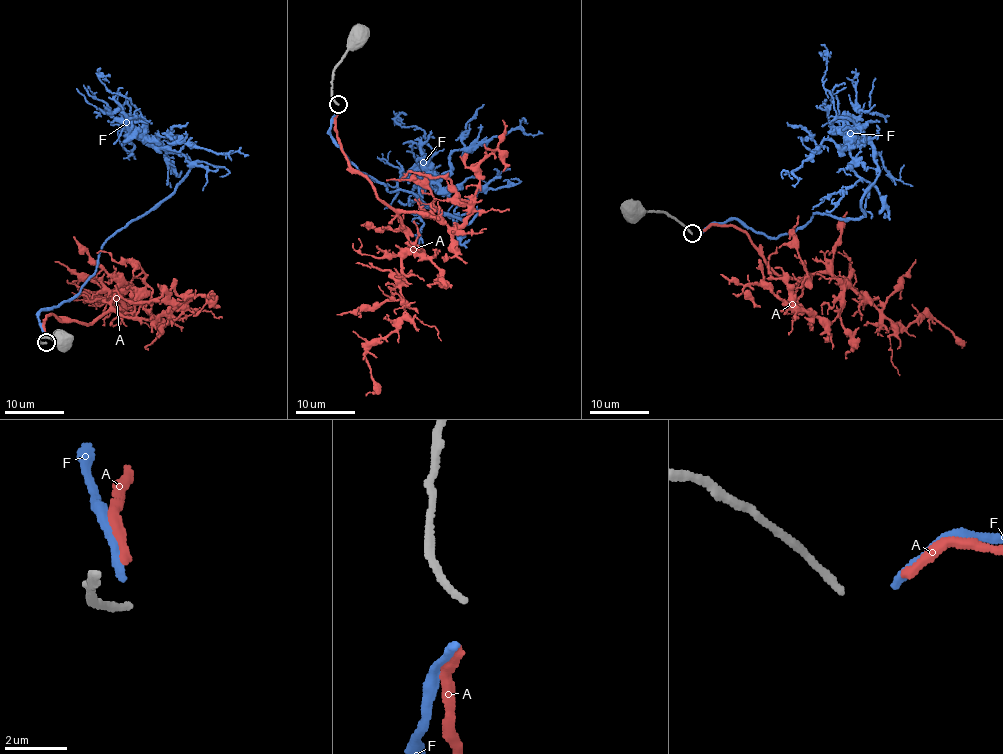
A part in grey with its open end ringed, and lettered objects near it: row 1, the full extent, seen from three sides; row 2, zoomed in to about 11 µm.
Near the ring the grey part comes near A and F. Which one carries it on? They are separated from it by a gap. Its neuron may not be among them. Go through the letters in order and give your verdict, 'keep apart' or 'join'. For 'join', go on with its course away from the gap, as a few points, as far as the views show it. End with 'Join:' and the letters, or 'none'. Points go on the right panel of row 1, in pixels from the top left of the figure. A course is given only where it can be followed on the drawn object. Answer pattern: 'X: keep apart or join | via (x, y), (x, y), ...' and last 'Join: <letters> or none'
A: keep apart
F: keep apart
Join: none

